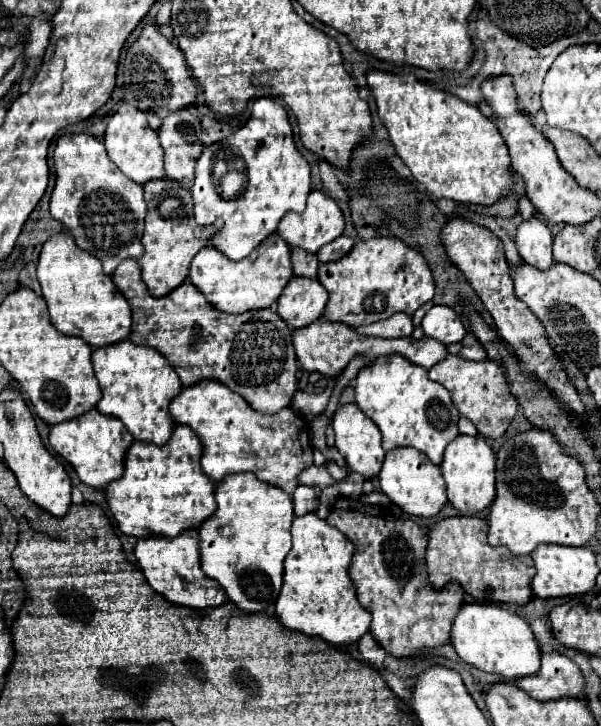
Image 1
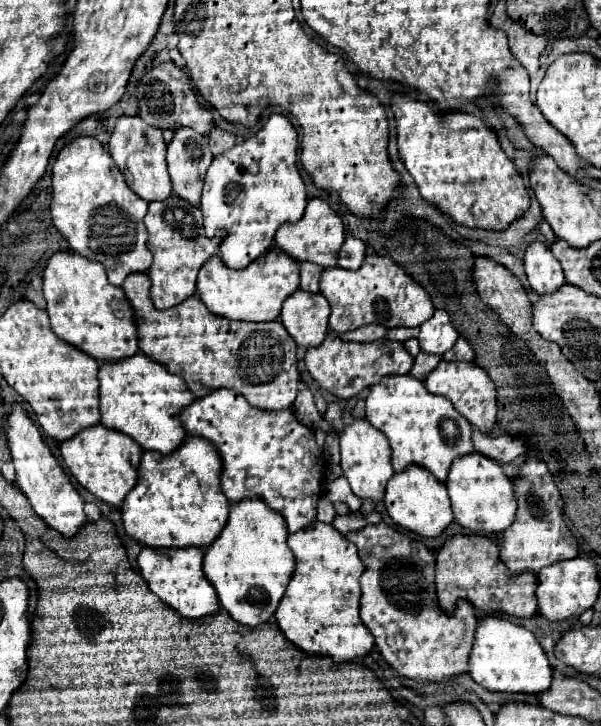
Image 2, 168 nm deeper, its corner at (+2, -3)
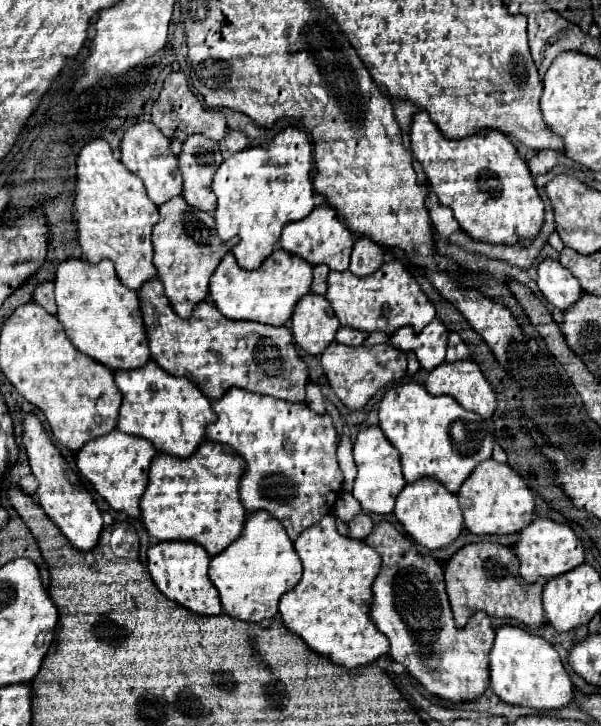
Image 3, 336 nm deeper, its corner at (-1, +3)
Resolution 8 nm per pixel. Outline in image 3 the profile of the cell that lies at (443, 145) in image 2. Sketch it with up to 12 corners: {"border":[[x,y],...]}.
{"border":[[506,134],[450,140],[410,148],[440,204],[490,244],[532,240],[544,204]]}

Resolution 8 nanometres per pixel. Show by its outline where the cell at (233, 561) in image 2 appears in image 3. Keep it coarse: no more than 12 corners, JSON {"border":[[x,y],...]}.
{"border":[[248,512],[210,560],[222,610],[246,622],[278,612],[302,578],[284,526]]}

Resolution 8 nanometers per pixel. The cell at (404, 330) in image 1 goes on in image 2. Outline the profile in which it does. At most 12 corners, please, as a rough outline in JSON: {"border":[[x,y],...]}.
{"border":[[365,326],[345,332],[343,342],[375,342],[385,338],[381,326]]}

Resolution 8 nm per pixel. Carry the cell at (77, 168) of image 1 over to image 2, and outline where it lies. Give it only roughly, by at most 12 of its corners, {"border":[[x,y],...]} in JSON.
{"border":[[97,138],[53,164],[53,224],[113,286],[147,272],[149,204]]}

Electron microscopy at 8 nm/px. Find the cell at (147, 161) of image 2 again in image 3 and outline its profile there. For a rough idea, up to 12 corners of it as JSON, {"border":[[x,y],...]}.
{"border":[[146,120],[120,142],[122,164],[160,206],[182,194],[170,140]]}

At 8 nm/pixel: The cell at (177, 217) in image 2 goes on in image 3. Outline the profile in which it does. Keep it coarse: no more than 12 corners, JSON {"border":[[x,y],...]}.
{"border":[[182,196],[152,230],[154,266],[180,318],[238,238]]}

